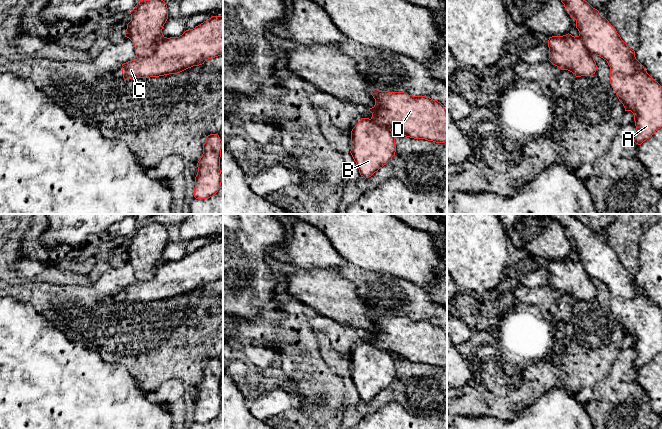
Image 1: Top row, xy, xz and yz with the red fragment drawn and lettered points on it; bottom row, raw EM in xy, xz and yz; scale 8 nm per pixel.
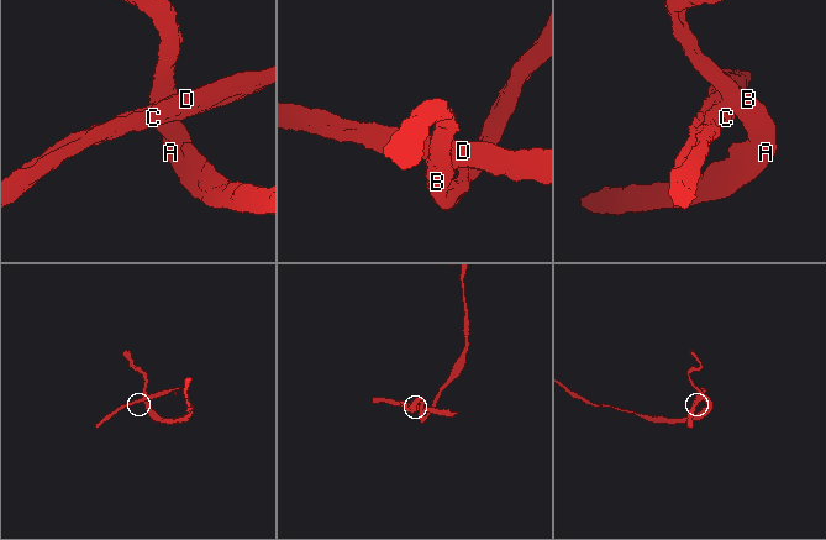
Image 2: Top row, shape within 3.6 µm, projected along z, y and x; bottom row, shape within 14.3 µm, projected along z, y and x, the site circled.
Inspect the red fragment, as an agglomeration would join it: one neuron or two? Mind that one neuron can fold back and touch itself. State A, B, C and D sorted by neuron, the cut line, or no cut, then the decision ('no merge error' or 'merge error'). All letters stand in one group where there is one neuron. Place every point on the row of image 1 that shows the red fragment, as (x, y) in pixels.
A B / C D | xy (164, 37), (156, 44), (154, 51), (150, 55), (137, 57) | merge error

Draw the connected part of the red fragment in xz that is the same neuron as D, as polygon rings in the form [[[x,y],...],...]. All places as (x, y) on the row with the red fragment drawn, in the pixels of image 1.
[[[371,89],[375,105],[369,108],[371,120],[391,129],[397,129],[403,136],[414,139],[425,139],[436,143],[447,144],[447,109],[426,96],[412,96],[404,92],[388,92]]]

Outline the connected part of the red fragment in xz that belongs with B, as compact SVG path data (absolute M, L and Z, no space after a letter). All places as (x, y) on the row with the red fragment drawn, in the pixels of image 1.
M362 118L351 131L351 155L365 179L386 165L395 155L391 128Z

